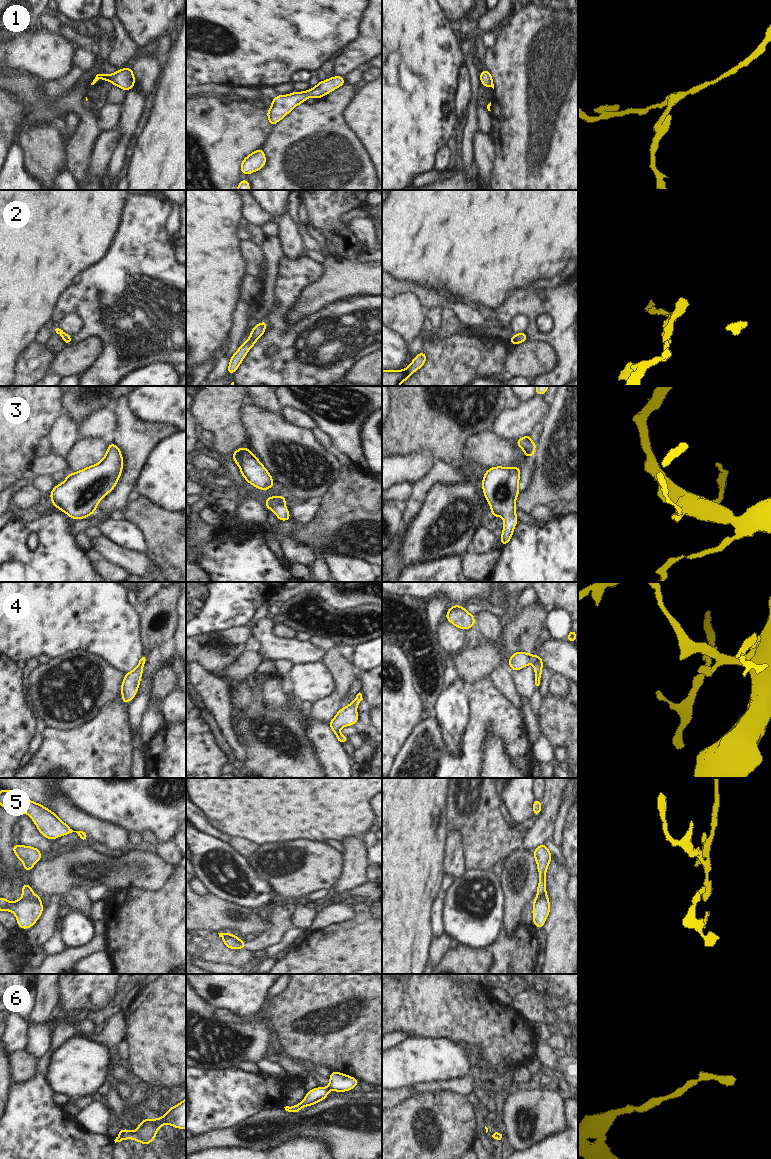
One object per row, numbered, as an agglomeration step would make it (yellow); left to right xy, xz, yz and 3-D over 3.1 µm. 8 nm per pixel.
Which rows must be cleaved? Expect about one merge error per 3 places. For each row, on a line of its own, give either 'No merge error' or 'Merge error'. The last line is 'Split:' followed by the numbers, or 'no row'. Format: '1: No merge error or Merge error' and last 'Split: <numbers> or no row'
1: No merge error
2: No merge error
3: No merge error
4: Merge error
5: Merge error
6: No merge error
Split: 4, 5

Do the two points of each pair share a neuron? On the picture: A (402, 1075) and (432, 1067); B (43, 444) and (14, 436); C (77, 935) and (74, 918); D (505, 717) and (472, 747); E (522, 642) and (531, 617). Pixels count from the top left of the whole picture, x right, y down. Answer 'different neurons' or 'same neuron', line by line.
A: same neuron
B: different neurons
C: same neuron
D: same neuron
E: same neuron

